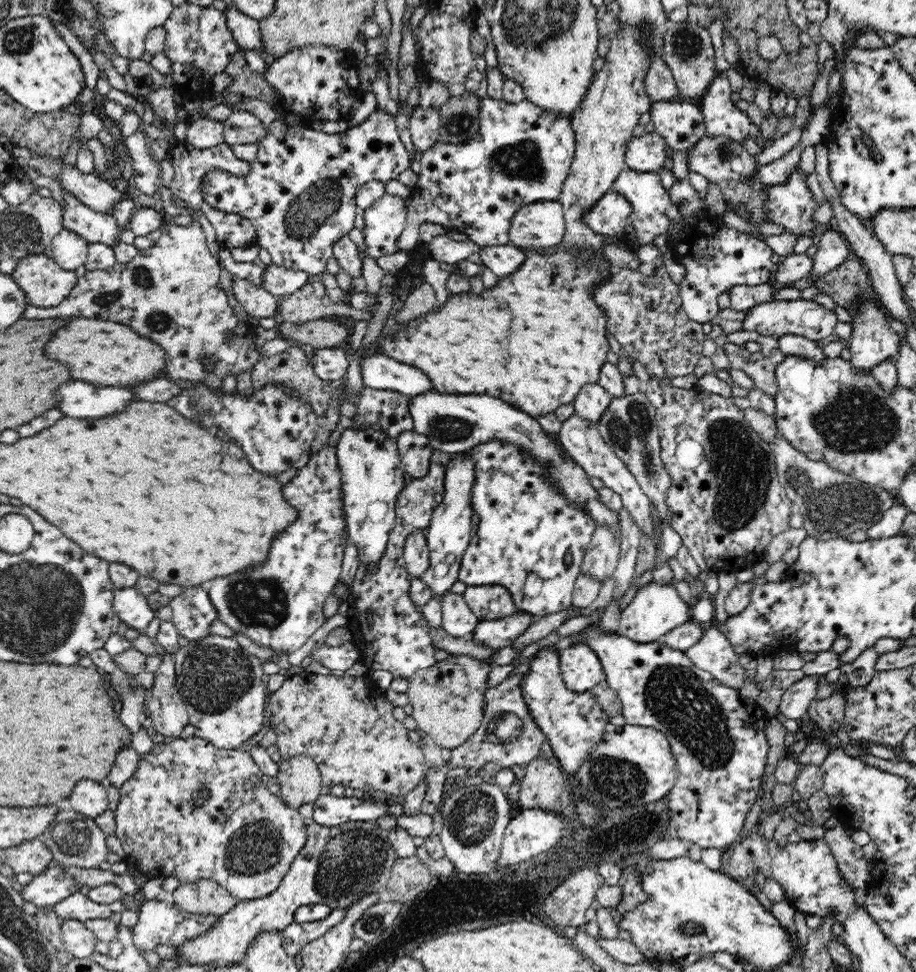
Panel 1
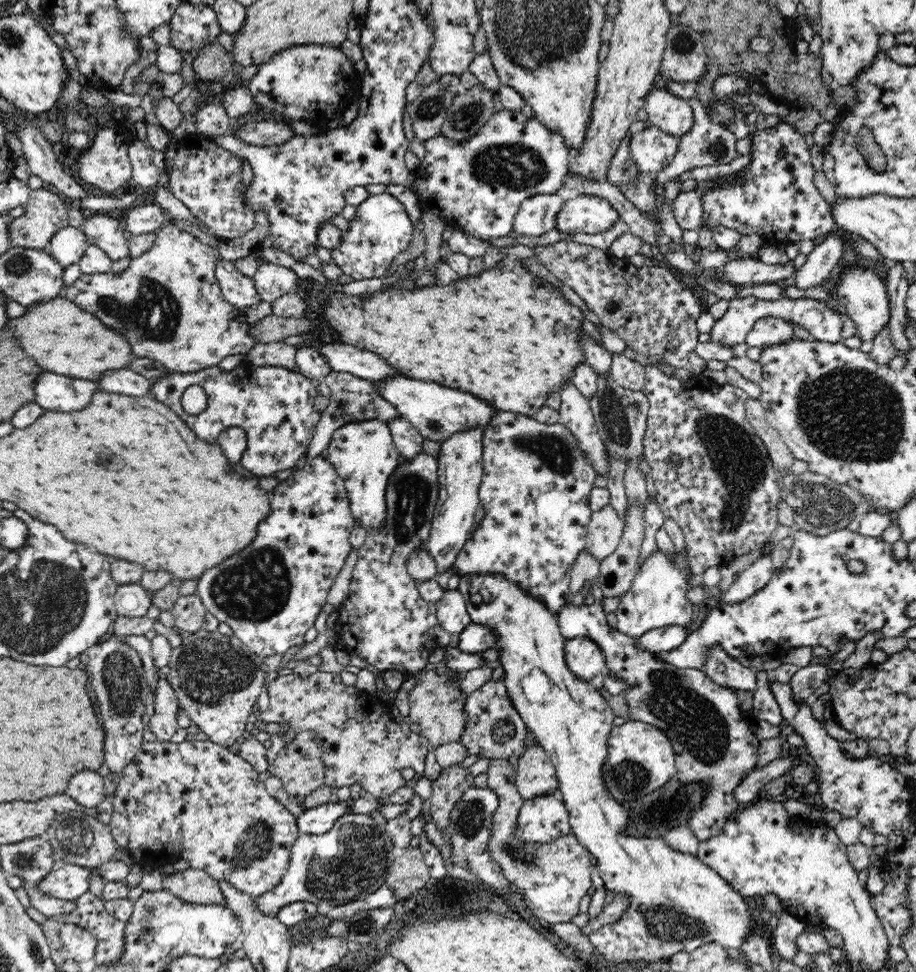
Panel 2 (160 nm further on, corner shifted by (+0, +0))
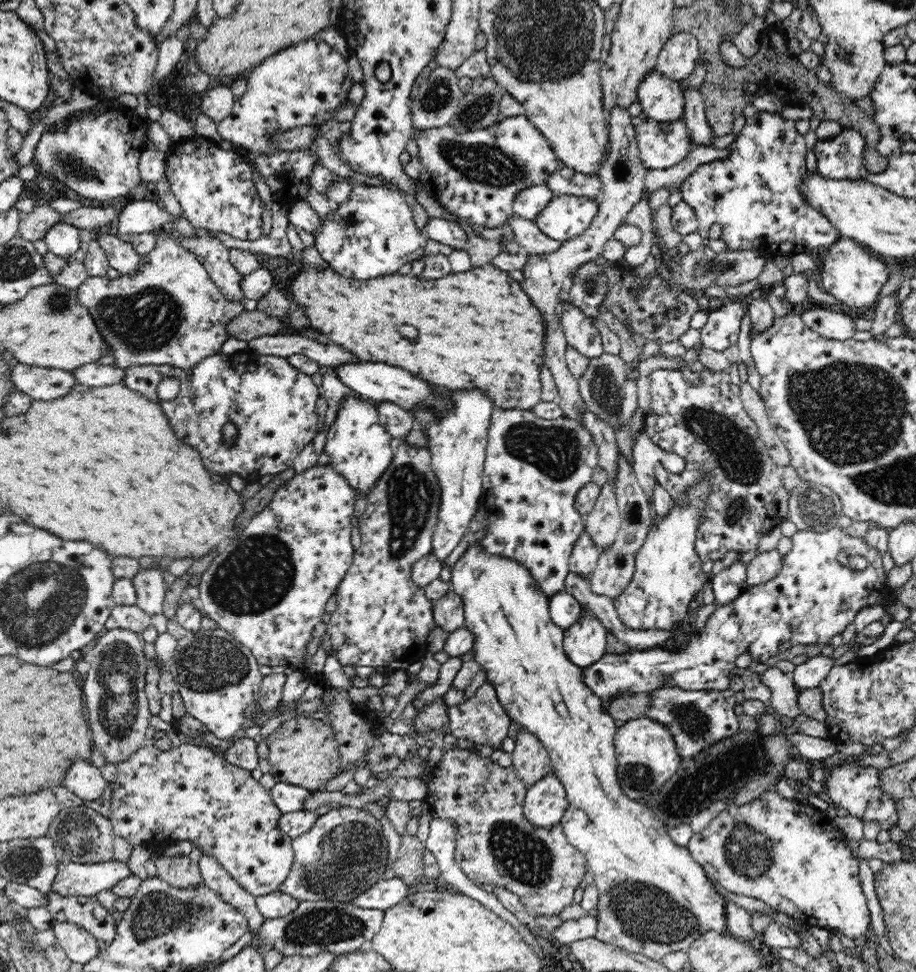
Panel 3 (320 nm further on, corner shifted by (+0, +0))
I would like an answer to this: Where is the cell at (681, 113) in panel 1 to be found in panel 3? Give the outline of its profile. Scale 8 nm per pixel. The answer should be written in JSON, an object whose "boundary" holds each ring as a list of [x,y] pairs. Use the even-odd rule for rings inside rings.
{"boundary":[[[652,69],[636,88],[643,114],[650,120],[674,122],[684,114],[683,88],[679,81]]]}

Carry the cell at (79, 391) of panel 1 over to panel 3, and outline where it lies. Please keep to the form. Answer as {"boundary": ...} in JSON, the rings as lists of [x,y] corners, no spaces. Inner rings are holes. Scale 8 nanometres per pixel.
{"boundary":[[[24,364],[10,370],[10,382],[16,390],[26,392],[36,400],[54,400],[64,396],[77,383],[74,375],[66,370]]]}

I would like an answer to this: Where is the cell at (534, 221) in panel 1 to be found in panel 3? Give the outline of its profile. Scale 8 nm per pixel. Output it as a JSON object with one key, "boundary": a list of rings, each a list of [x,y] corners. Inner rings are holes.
{"boundary":[[[534,184],[534,186],[522,188],[514,196],[513,212],[524,219],[534,219],[554,196],[555,194],[546,185]]]}

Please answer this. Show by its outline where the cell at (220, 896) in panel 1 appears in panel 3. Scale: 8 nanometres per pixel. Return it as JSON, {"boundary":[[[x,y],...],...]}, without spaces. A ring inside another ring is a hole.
{"boundary":[[[161,854],[156,858],[155,865],[157,876],[176,888],[196,888],[203,884],[198,863],[192,861],[188,855]]]}

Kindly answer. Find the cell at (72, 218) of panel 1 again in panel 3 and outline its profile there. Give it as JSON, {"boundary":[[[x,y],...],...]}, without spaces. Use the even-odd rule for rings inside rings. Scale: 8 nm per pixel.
{"boundary":[[[113,230],[98,233],[97,240],[106,252],[109,266],[121,276],[132,278],[140,274],[141,255],[129,244],[123,242]]]}

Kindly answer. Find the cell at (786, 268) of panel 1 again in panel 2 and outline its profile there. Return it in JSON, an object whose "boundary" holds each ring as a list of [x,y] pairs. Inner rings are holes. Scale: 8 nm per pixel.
{"boundary":[[[750,257],[730,259],[722,268],[724,277],[734,286],[762,285],[778,283],[794,277],[794,265],[763,264],[759,259]]]}

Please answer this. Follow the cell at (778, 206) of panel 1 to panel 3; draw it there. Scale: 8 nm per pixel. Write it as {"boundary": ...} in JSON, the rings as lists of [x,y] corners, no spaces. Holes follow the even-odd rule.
{"boundary":[[[757,111],[752,116],[749,116],[745,120],[745,124],[741,129],[740,133],[734,138],[733,142],[726,147],[730,149],[730,154],[722,160],[714,160],[714,162],[708,162],[708,164],[700,164],[686,180],[678,188],[681,193],[681,200],[686,201],[686,204],[690,205],[695,211],[699,228],[698,233],[703,239],[709,236],[710,226],[712,224],[719,224],[722,227],[721,239],[726,243],[728,250],[732,251],[757,251],[761,257],[765,260],[770,258],[774,260],[777,256],[784,256],[788,259],[791,256],[798,254],[815,255],[818,248],[830,247],[836,240],[839,240],[839,232],[834,229],[834,226],[824,217],[818,213],[812,206],[808,205],[802,195],[798,193],[800,188],[800,182],[806,174],[806,142],[804,141],[804,135],[798,133],[796,129],[796,121],[782,117],[779,112],[769,111]]]}

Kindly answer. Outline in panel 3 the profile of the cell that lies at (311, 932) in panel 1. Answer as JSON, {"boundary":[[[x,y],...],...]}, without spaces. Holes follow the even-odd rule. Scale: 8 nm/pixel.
{"boundary":[[[399,876],[380,878],[368,890],[353,898],[353,903],[360,908],[380,909],[383,911],[392,908],[400,900],[408,896],[411,885],[404,882]]]}

